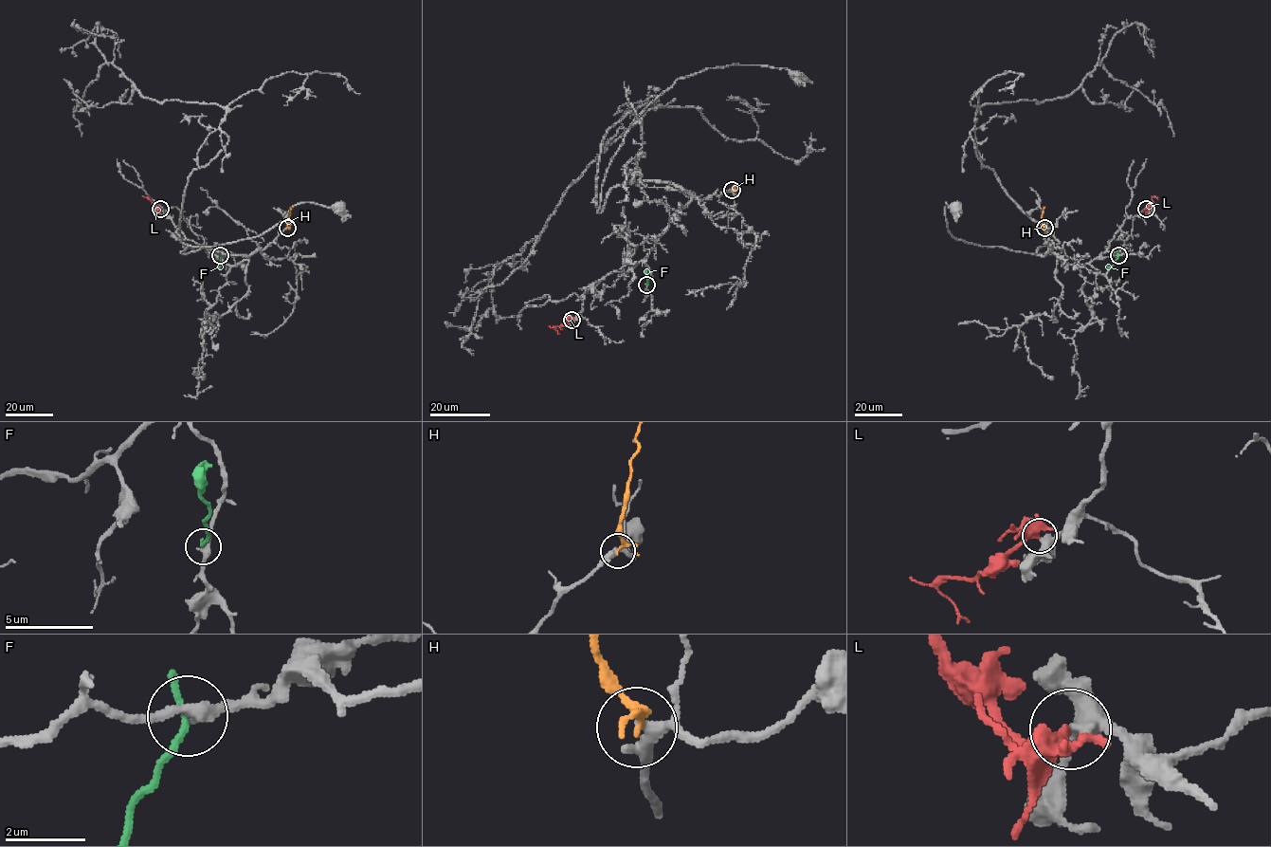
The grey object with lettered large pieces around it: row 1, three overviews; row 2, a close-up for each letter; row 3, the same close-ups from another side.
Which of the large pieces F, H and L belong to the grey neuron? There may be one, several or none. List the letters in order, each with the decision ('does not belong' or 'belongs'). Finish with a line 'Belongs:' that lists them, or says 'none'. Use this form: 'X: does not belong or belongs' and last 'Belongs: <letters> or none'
F: does not belong
H: does not belong
L: belongs
Belongs: L

